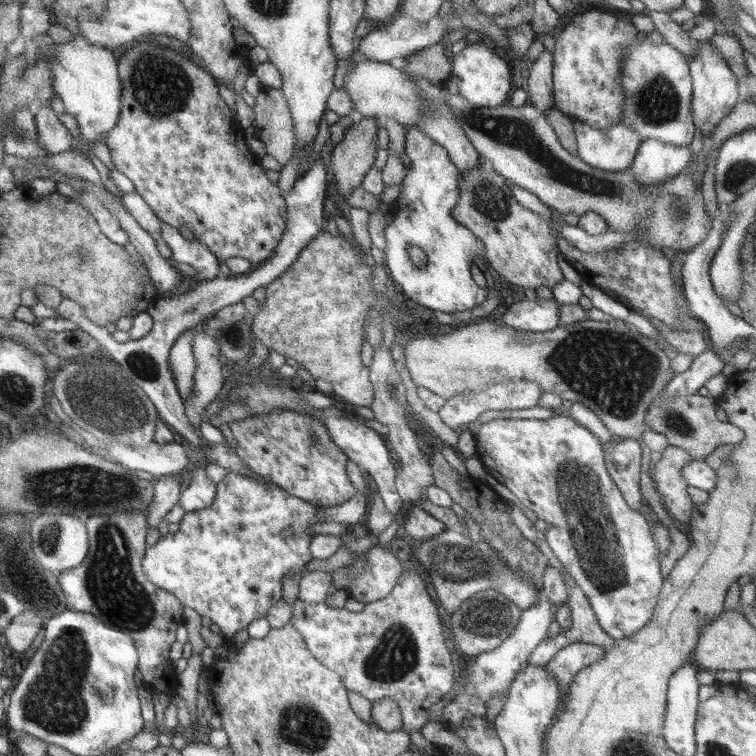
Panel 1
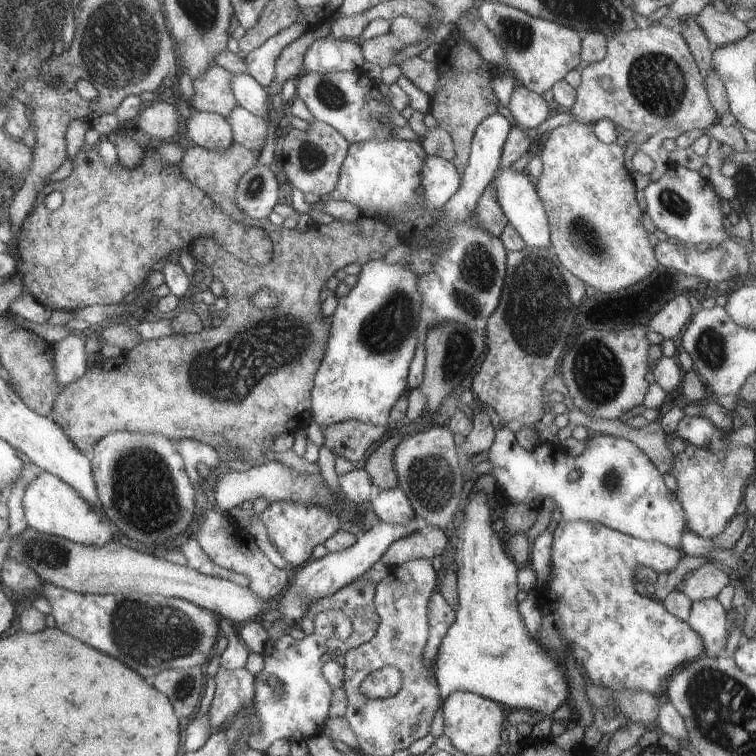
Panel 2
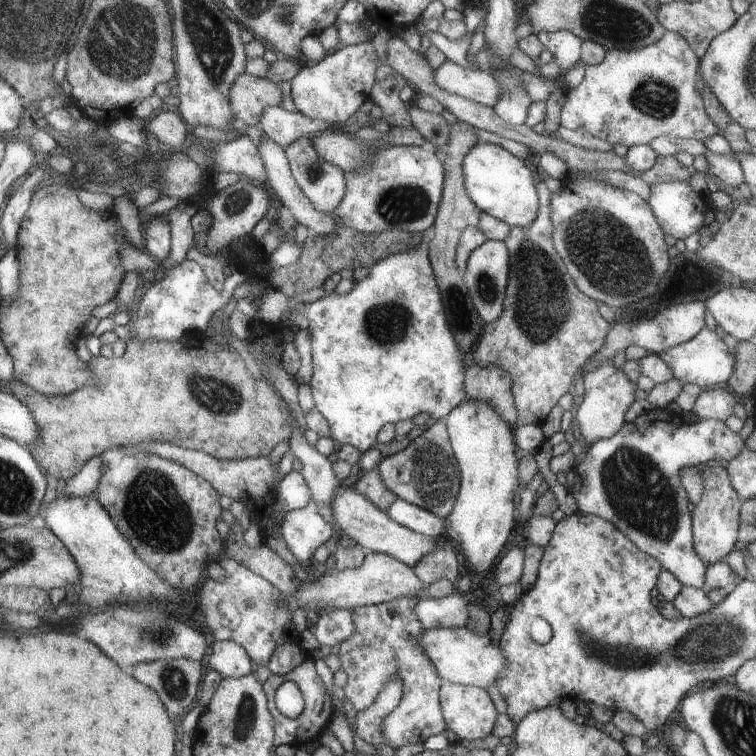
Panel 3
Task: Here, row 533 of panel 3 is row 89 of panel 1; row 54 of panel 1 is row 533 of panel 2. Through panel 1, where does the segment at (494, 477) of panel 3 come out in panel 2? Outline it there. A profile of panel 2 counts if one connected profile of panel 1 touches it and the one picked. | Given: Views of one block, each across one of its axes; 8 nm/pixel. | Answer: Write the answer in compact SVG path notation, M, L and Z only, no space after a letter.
M473 491L467 496L464 508L460 510L462 523L455 534L455 563L457 565L457 591L459 606L456 609L456 620L449 628L448 634L442 639L440 652L433 666L436 668L436 680L446 698L456 691L478 693L480 696L497 700L498 704L506 705L511 710L534 710L542 712L550 718L556 708L568 698L568 678L564 680L563 666L558 666L554 658L546 654L541 643L532 638L524 626L524 620L518 612L516 592L516 572L519 566L510 554L506 554L500 536L494 532L492 524L492 508L484 491Z

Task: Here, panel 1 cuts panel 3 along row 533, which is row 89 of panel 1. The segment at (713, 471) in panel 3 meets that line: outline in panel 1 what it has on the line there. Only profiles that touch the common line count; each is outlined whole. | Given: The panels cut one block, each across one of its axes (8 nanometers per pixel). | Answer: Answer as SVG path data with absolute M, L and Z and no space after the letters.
M710 39L696 41L696 53L690 59L690 70L694 81L693 121L697 123L702 136L710 136L722 120L733 112L734 104L740 100L738 78L730 70L720 51L710 43Z

